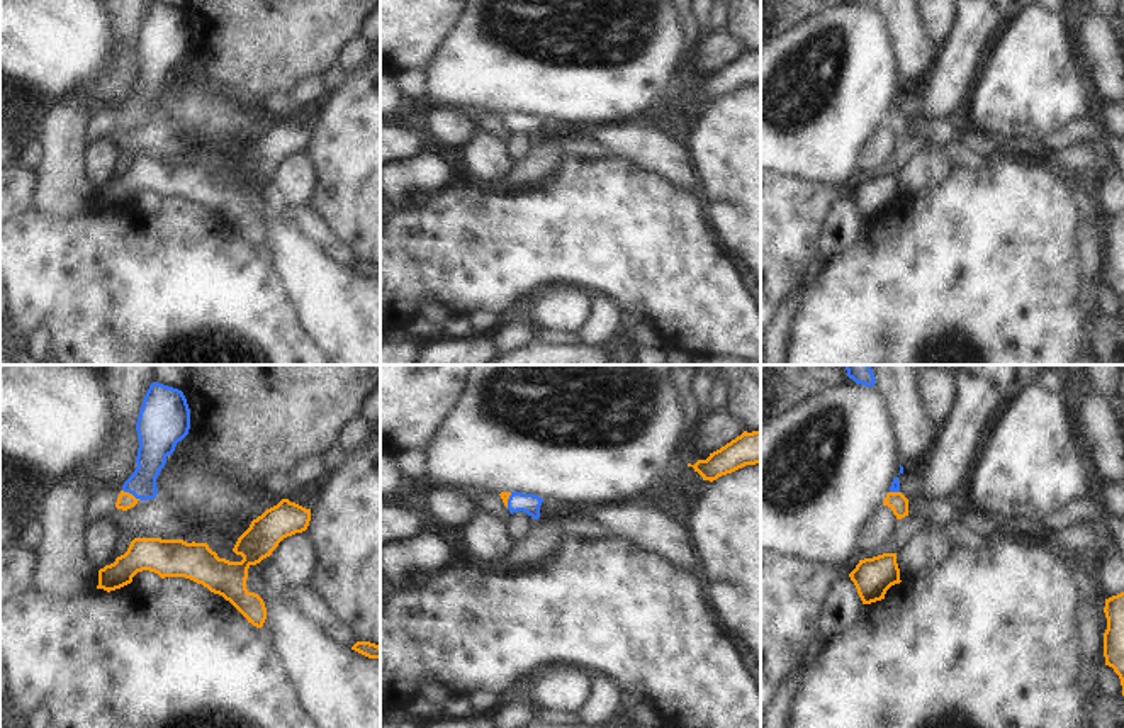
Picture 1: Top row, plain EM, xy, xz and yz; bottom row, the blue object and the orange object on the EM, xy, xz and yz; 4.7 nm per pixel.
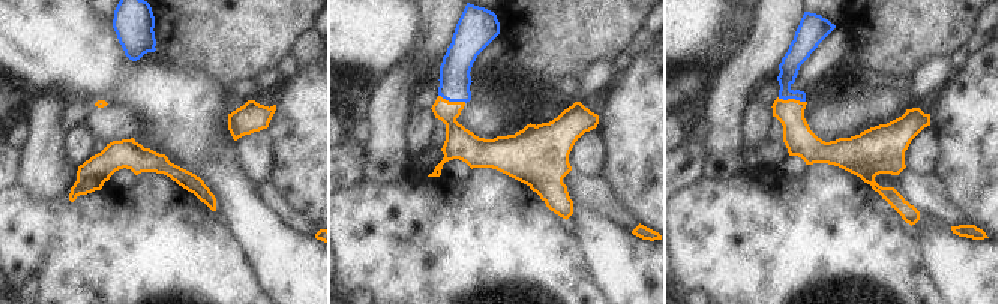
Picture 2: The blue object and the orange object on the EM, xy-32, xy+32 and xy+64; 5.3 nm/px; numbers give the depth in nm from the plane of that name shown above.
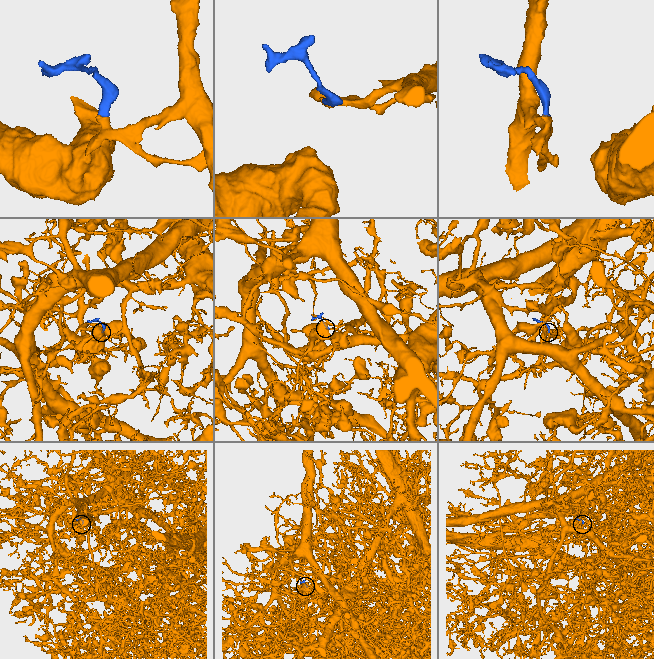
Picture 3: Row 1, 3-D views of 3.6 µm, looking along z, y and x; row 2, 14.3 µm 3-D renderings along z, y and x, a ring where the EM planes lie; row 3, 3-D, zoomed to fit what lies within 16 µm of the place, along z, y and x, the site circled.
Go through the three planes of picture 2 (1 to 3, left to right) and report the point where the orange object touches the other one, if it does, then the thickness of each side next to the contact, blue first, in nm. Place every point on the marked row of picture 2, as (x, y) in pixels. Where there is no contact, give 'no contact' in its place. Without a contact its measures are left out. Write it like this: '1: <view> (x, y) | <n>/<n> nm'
1: no contact
2: xy+32 (452, 101) | 170/160 nm
3: xy+64 (791, 98) | 110/160 nm

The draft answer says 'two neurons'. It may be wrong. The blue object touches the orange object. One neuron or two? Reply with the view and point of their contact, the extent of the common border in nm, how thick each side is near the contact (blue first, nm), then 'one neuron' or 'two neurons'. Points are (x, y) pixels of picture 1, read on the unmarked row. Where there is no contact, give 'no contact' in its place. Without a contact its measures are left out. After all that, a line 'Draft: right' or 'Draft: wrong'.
contact xy (131, 112); length 90 nm; calibres 150 and 80 nm; one neuron
Draft: wrong

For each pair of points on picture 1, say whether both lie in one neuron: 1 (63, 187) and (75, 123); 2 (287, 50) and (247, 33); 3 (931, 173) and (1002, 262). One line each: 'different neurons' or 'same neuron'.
1: same neuron
2: same neuron
3: different neurons

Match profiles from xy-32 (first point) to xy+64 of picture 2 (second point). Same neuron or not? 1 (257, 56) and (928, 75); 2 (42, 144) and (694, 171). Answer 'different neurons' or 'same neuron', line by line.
1: different neurons
2: different neurons

